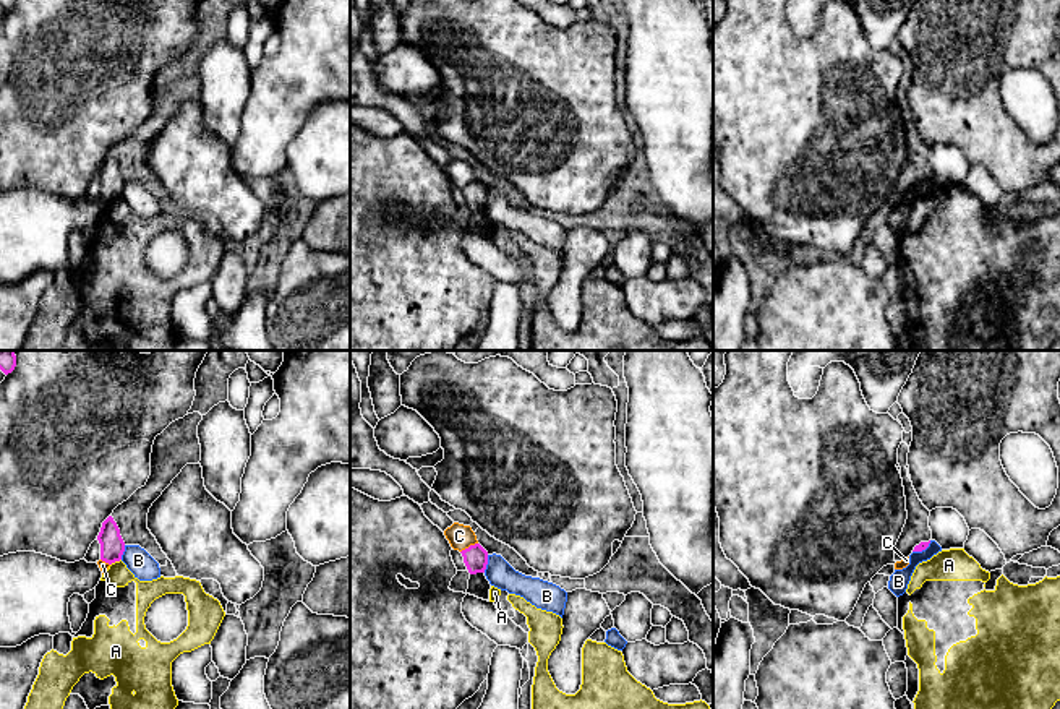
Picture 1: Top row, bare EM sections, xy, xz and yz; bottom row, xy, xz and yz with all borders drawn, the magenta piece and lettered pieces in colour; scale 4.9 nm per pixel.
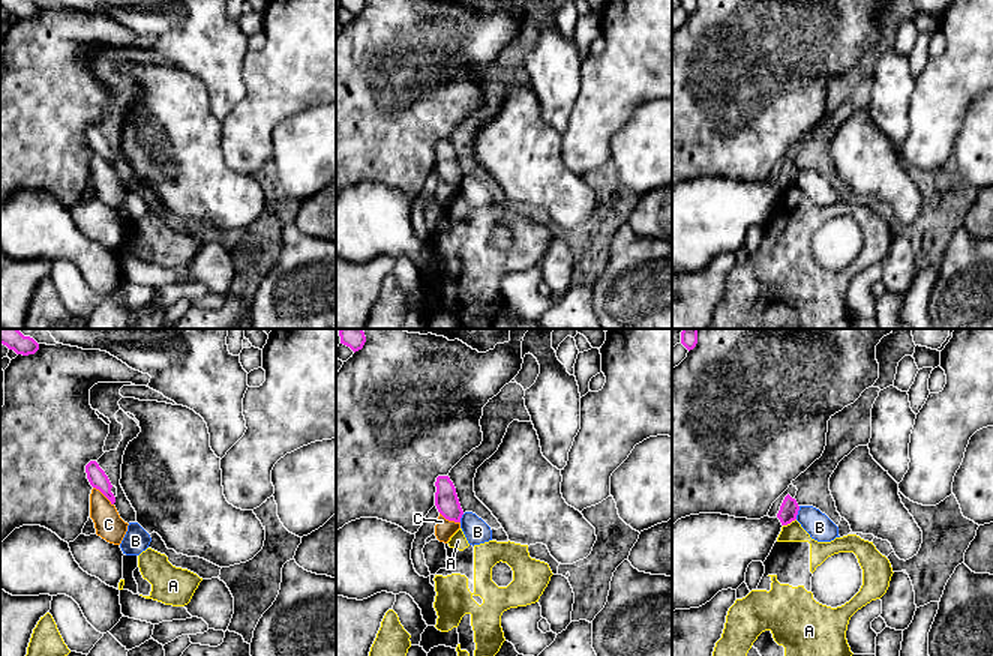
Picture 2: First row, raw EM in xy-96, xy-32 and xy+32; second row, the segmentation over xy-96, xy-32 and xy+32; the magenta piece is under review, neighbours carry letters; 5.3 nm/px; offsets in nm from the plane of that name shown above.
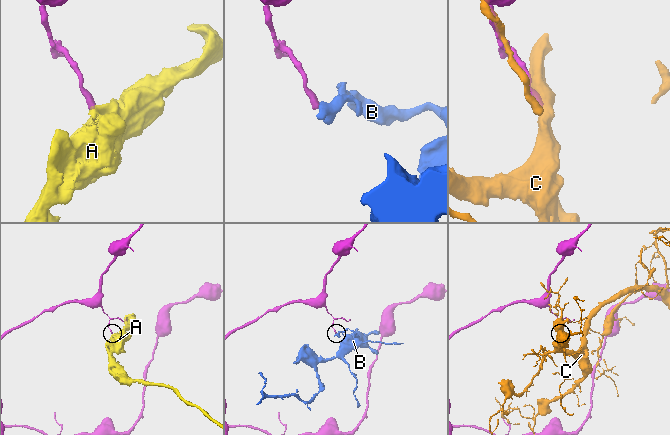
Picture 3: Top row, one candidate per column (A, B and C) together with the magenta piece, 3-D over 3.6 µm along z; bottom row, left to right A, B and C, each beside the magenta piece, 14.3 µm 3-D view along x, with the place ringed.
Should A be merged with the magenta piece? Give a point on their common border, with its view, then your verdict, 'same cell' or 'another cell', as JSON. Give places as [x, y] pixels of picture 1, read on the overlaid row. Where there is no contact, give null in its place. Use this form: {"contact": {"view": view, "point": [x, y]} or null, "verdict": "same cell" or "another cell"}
{"contact": {"view": "xy", "point": [115, 560]}, "verdict": "another cell"}

